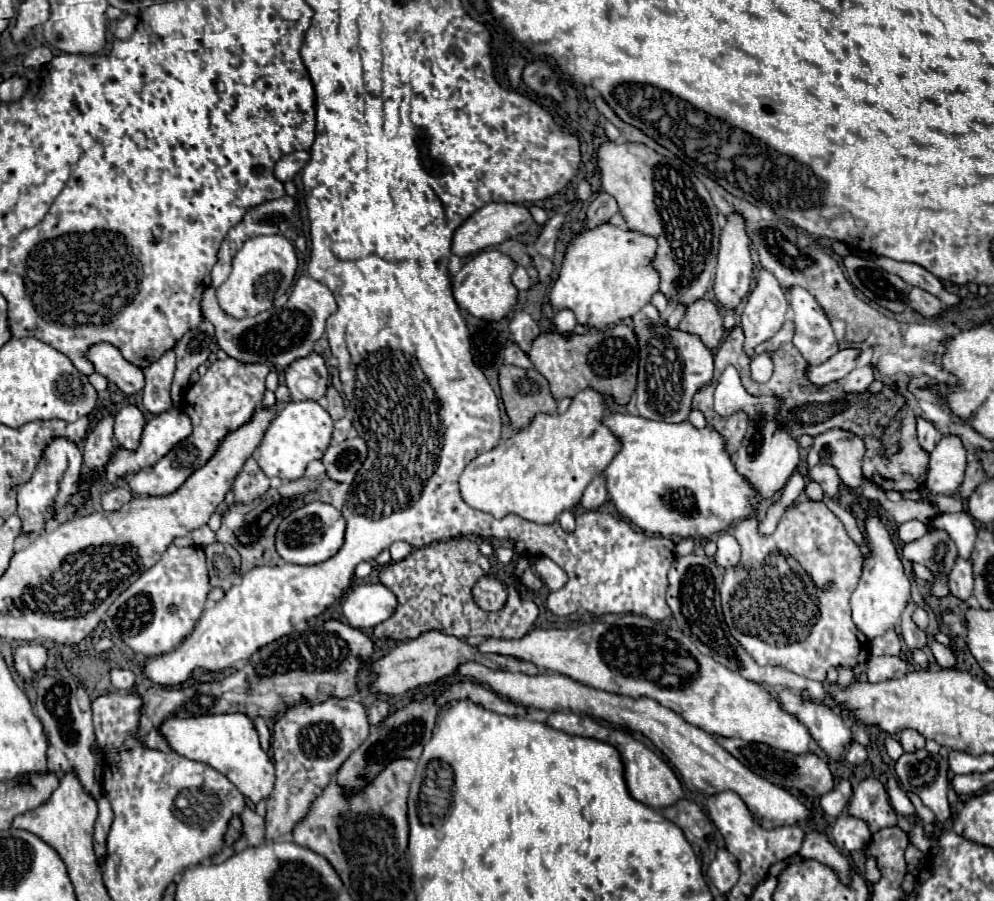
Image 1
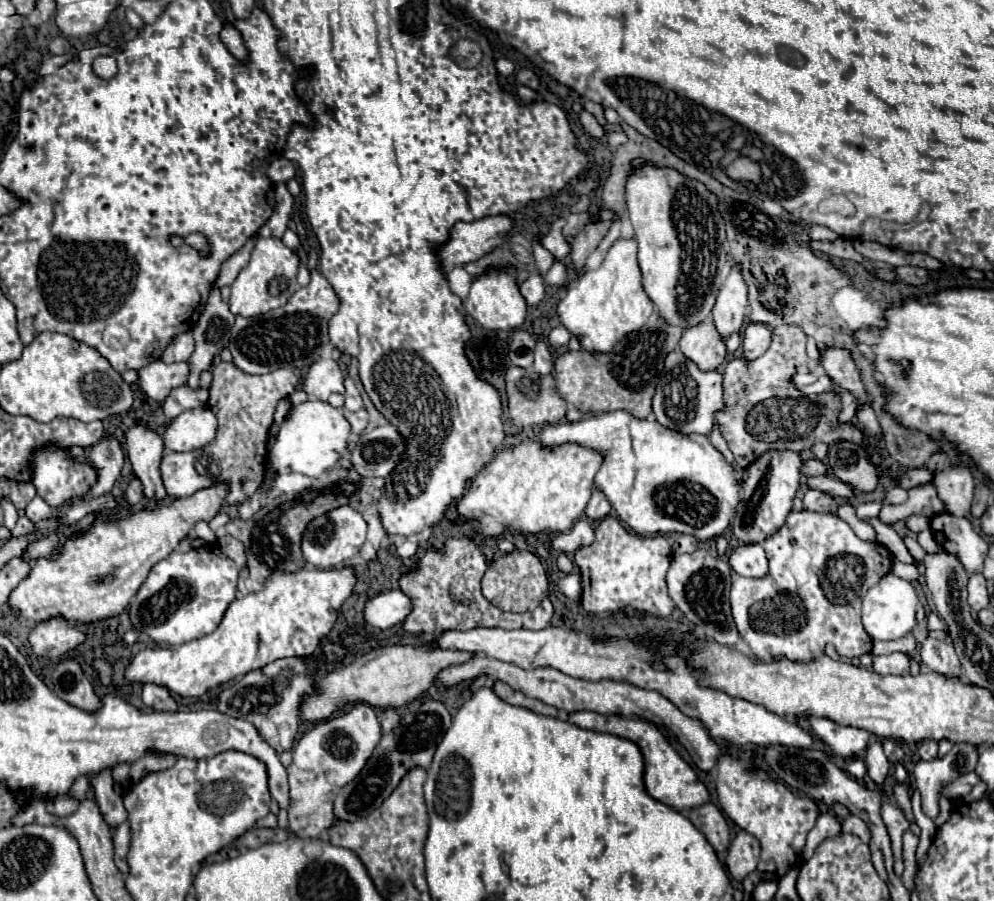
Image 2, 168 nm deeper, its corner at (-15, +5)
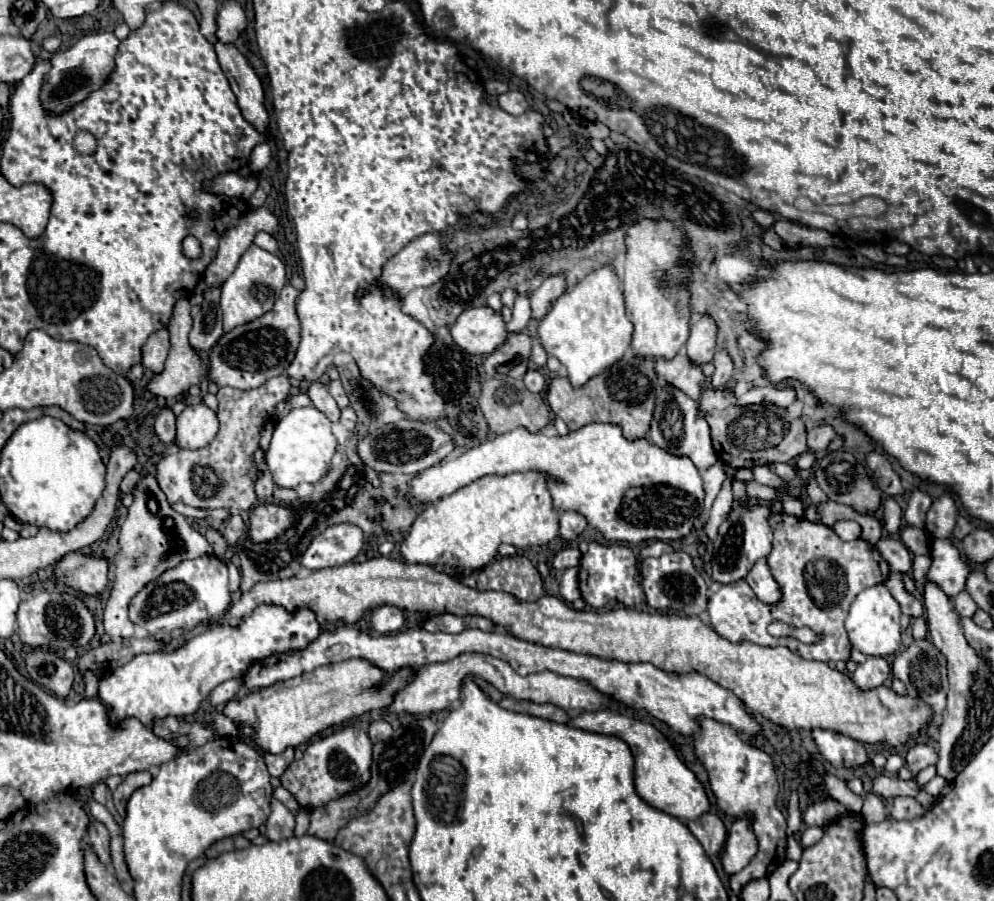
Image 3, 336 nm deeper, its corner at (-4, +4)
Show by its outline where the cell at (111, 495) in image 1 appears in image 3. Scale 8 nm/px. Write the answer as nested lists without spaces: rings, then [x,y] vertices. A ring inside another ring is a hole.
[[[130,470],[130,472],[124,476],[122,484],[120,484],[120,492],[122,492],[122,494],[128,494],[128,492],[132,492],[138,480],[140,480],[140,474],[138,474],[136,470]]]

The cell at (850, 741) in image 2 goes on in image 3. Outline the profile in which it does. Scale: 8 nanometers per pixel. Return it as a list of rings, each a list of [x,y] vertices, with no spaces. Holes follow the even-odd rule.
[[[812,730],[812,740],[816,742],[820,754],[836,768],[858,768],[868,762],[866,750],[860,742],[830,730]]]

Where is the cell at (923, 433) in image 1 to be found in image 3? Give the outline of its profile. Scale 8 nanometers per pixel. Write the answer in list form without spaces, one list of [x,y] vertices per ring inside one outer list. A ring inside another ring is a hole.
[[[916,488],[916,490],[912,490],[910,504],[908,504],[906,512],[904,512],[904,520],[906,520],[906,524],[922,528],[922,526],[924,526],[924,518],[926,518],[926,512],[928,512],[930,504],[932,504],[930,494],[926,494],[924,490],[918,490],[918,488]]]

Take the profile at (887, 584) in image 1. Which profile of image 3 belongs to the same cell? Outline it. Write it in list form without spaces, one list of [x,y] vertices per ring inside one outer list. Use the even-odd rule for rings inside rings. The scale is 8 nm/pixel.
[[[876,584],[860,592],[852,602],[846,618],[846,630],[852,648],[860,650],[866,656],[892,656],[900,648],[900,614],[900,604],[894,600],[884,584]]]

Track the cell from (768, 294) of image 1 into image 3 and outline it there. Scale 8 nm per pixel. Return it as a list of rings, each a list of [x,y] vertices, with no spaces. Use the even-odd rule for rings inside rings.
[[[718,350],[714,356],[714,364],[716,364],[716,370],[712,376],[712,386],[716,386],[716,388],[726,386],[734,374],[734,360],[728,354],[728,350]]]

